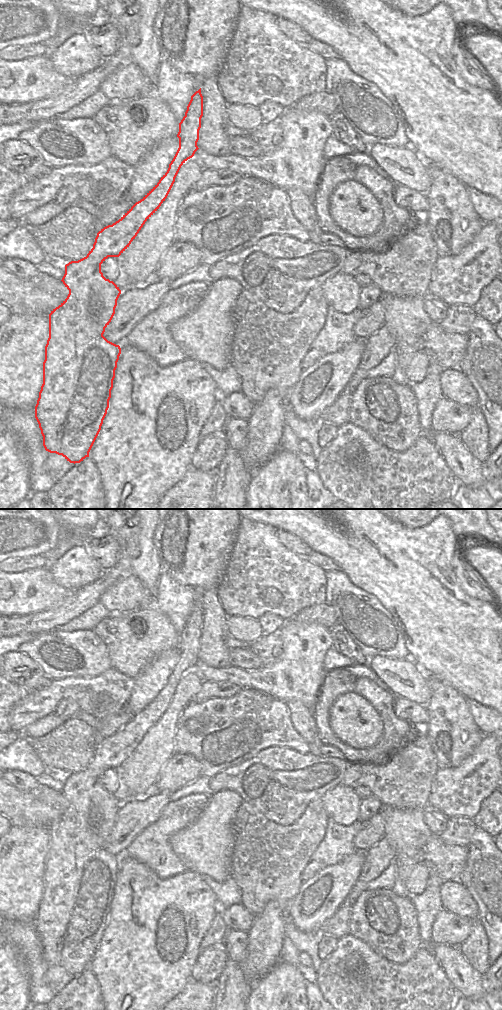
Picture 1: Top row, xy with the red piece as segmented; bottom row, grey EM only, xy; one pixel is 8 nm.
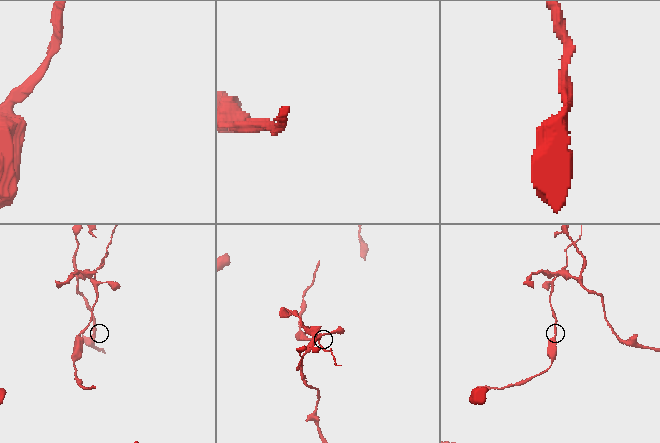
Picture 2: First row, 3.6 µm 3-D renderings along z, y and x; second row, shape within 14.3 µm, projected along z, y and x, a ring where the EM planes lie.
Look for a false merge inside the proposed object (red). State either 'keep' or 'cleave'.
keep

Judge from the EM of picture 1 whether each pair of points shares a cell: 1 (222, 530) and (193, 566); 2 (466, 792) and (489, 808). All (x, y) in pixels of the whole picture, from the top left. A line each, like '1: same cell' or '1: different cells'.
1: same cell
2: different cells

